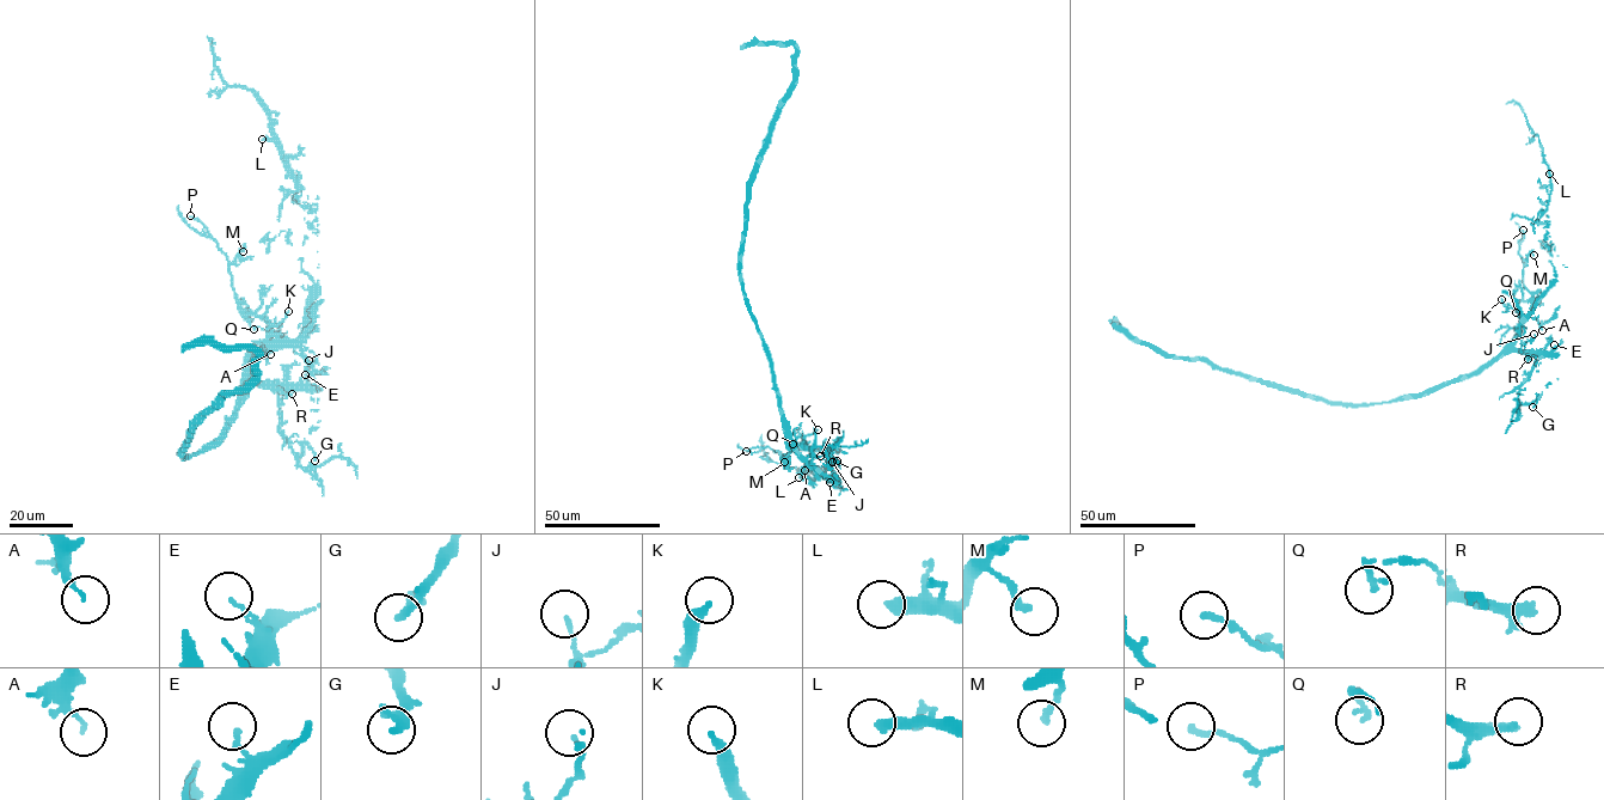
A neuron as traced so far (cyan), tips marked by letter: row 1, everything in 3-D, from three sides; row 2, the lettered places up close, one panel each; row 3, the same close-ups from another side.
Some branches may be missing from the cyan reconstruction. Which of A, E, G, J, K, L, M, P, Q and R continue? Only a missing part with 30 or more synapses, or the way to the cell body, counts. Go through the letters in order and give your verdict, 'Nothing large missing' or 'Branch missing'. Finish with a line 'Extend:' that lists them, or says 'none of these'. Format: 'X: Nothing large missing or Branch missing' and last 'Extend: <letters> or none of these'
A: Nothing large missing
E: Nothing large missing
G: Nothing large missing
J: Nothing large missing
K: Nothing large missing
L: Nothing large missing
M: Nothing large missing
P: Nothing large missing
Q: Nothing large missing
R: Branch missing
Extend: R

